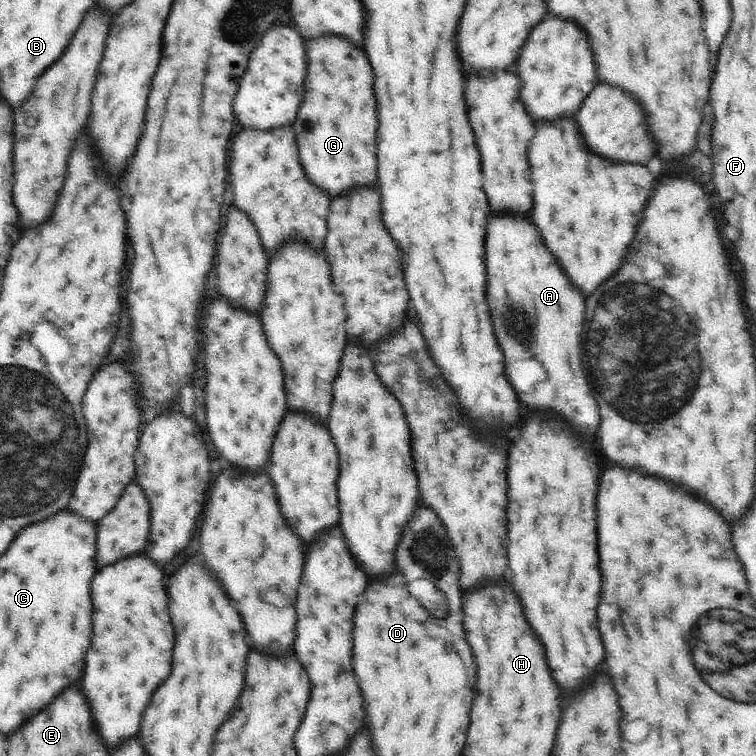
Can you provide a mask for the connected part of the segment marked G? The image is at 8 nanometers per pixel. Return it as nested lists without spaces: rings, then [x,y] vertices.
[[[320,36],[304,40],[308,54],[308,76],[304,100],[292,128],[306,176],[326,190],[340,196],[354,186],[376,184],[376,96],[374,74],[368,56],[344,36]]]

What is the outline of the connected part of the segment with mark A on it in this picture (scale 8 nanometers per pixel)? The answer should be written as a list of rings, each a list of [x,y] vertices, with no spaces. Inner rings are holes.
[[[490,214],[486,226],[484,250],[486,250],[484,254],[486,272],[488,272],[486,300],[492,310],[492,320],[496,320],[494,322],[496,338],[506,358],[506,374],[510,378],[512,388],[516,390],[518,398],[524,404],[548,412],[552,408],[554,412],[562,414],[580,434],[594,436],[600,424],[600,414],[598,414],[596,398],[590,394],[590,386],[582,372],[580,332],[584,326],[584,296],[580,288],[570,282],[570,278],[560,268],[556,258],[548,252],[536,224],[528,216]]]

